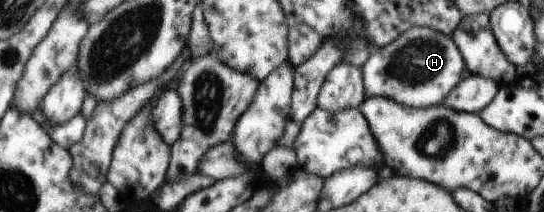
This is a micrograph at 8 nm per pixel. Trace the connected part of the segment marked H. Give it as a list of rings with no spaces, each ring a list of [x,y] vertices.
[[[414,27],[388,45],[376,48],[360,68],[366,98],[383,97],[406,107],[425,108],[440,104],[456,83],[466,77],[464,65],[451,36]]]

